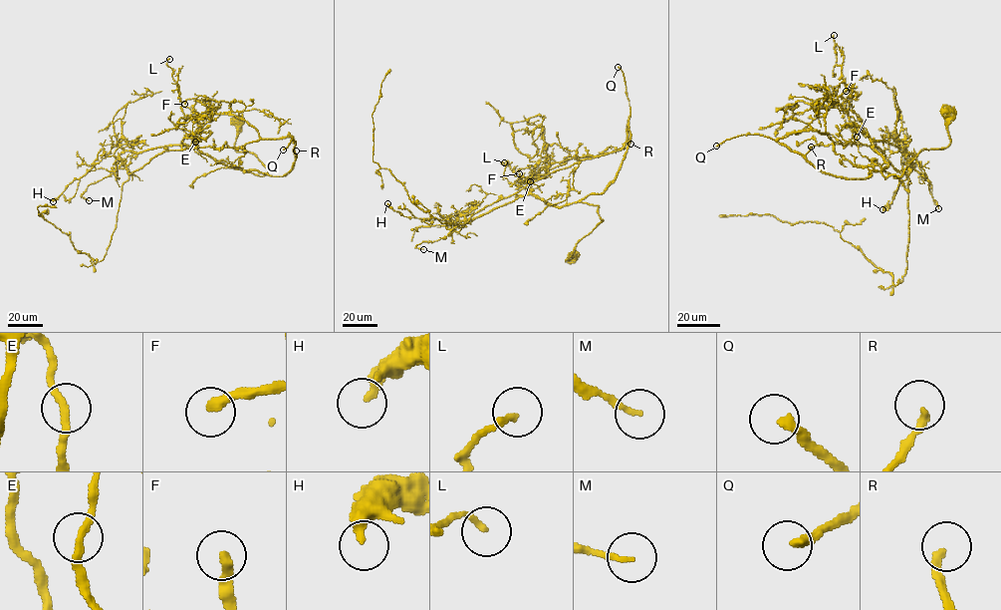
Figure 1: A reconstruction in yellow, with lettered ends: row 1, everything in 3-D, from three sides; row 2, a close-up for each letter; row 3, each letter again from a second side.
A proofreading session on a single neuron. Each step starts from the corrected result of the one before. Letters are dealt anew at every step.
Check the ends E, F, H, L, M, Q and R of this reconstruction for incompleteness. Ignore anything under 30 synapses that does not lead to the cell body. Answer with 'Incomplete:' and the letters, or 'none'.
Incomplete: F, Q, R

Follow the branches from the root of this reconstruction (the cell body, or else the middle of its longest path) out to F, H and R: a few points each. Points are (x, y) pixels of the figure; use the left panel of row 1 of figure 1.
F: (239, 121), (234, 148), (252, 152), (263, 175), (204, 154), (192, 137), (204, 117), (194, 99), (184, 104)
H: (239, 121), (234, 148), (252, 152), (263, 175), (194, 146), (167, 146), (106, 156), (53, 201)
R: (239, 121), (234, 148), (252, 152), (268, 170), (263, 175), (246, 171), (282, 176), (292, 168), (296, 151)

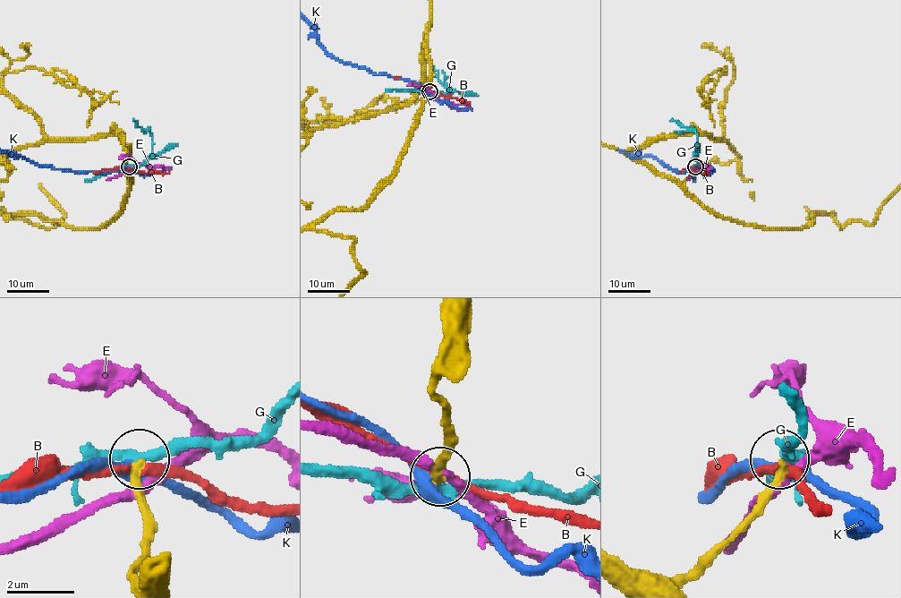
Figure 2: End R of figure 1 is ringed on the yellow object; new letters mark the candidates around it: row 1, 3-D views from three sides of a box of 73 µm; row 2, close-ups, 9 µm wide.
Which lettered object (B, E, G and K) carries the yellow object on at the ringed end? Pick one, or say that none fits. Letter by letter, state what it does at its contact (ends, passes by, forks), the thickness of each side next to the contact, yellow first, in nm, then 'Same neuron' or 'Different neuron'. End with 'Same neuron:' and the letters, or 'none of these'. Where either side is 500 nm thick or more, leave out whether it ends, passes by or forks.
B: It passes by. Thickness 240 nm (yellow) against 240 nm. Different neuron
E: It passes by. Thickness 320 nm (yellow) against 260 nm. Different neuron
G: It passes by. Thickness 240 nm (yellow) against 300 nm. Different neuron
K: It passes by. Thickness 280 nm (yellow) against 360 nm. Different neuron
Same neuron: none of these

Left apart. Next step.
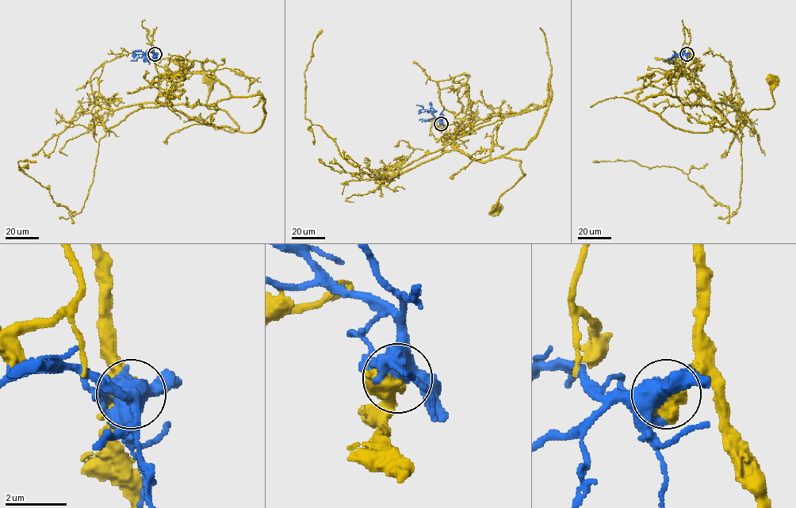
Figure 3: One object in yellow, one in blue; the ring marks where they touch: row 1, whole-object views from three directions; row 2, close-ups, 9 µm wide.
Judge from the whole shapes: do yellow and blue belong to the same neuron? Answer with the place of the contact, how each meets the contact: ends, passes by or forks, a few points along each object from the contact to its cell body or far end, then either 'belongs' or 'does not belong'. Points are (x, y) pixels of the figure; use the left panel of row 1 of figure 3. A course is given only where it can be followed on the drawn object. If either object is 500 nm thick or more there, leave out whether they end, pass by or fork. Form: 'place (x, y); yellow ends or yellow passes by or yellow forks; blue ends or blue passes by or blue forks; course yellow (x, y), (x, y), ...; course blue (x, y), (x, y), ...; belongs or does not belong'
place (154, 54); course yellow (154, 54), (156, 70), (174, 74), (170, 104), (233, 131), (236, 122), (207, 105), (211, 79); course blue (154, 54), (136, 55); does not belong

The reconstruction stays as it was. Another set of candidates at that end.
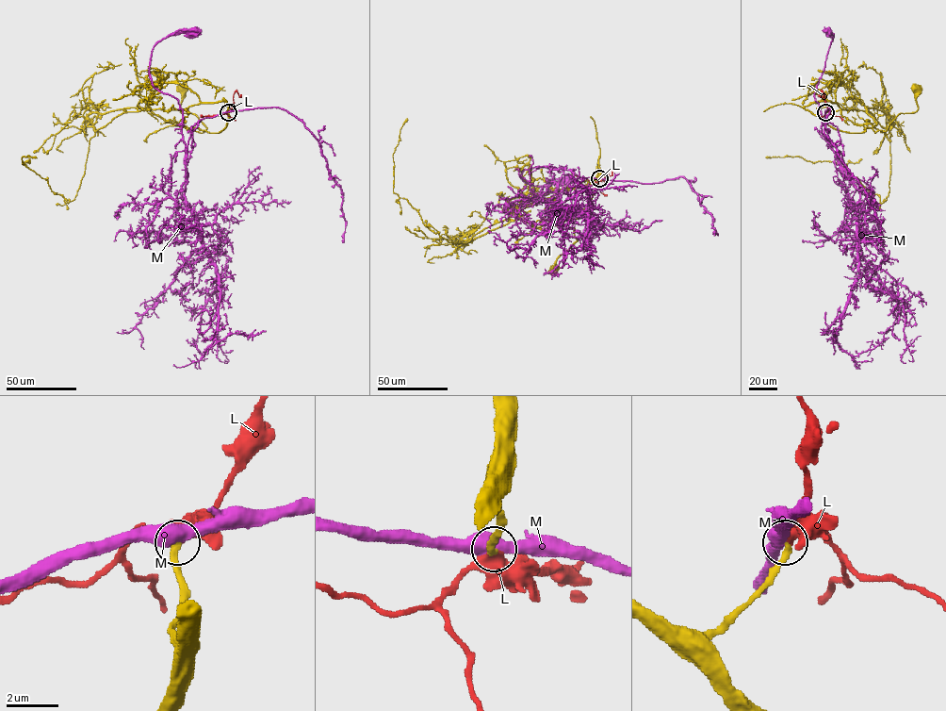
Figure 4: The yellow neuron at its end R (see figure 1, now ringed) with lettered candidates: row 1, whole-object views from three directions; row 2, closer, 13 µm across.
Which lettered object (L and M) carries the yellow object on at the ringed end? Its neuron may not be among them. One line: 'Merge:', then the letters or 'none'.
Merge: L

